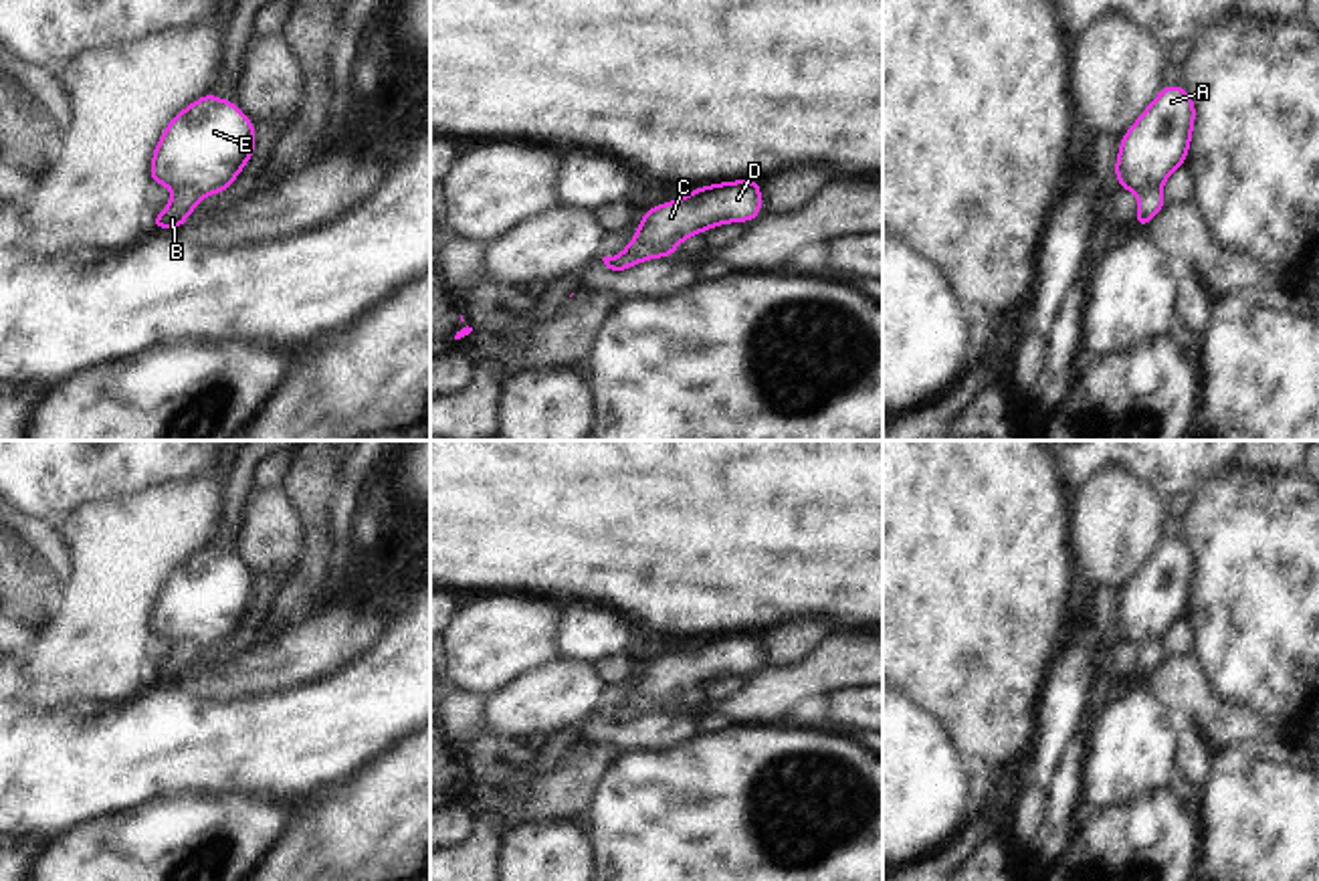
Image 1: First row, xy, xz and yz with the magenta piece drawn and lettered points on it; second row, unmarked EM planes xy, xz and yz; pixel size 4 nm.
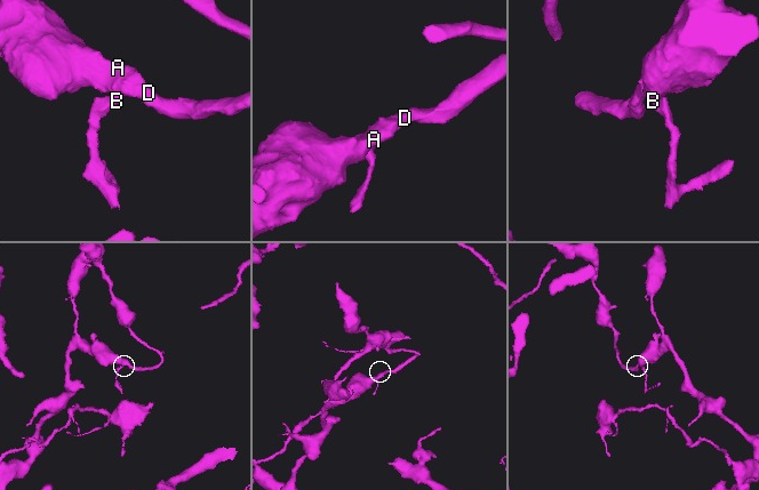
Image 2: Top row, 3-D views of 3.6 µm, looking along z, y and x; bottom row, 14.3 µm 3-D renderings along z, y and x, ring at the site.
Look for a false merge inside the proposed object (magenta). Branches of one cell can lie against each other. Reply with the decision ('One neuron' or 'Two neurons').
Two neurons.

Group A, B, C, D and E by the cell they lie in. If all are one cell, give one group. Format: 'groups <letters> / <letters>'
groups A C D E / B

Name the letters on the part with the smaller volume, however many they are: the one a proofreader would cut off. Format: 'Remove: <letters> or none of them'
Remove: B

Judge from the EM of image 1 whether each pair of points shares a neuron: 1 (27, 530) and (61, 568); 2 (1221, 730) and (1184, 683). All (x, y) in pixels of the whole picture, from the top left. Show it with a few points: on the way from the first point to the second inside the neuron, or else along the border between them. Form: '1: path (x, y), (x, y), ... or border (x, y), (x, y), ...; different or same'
1: path (37, 540), (55, 558); same
2: path (1214, 718), (1192, 696); same

